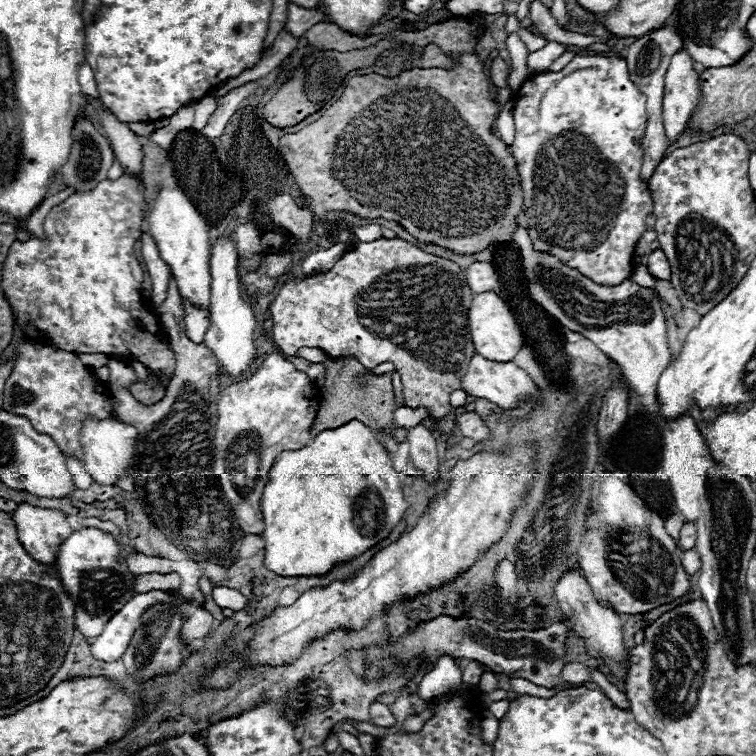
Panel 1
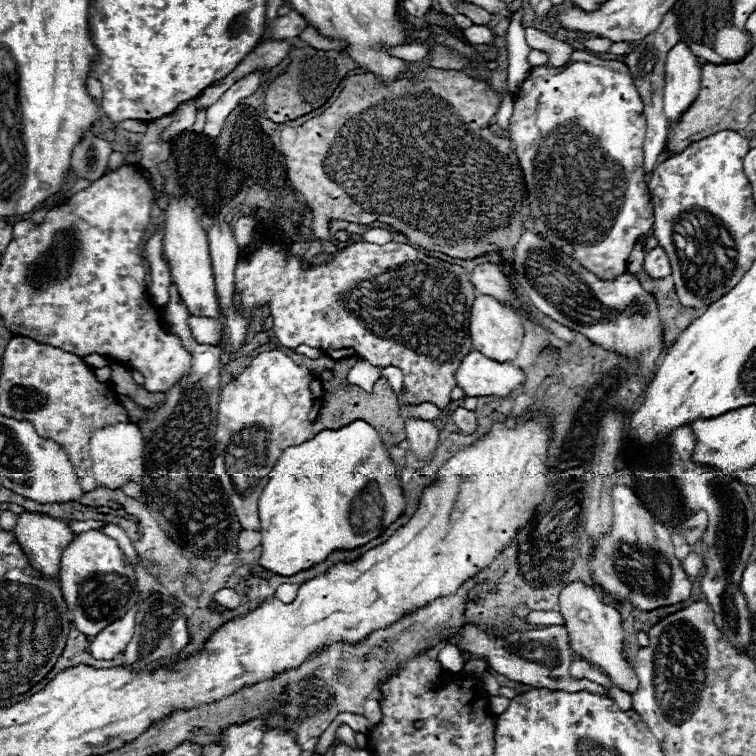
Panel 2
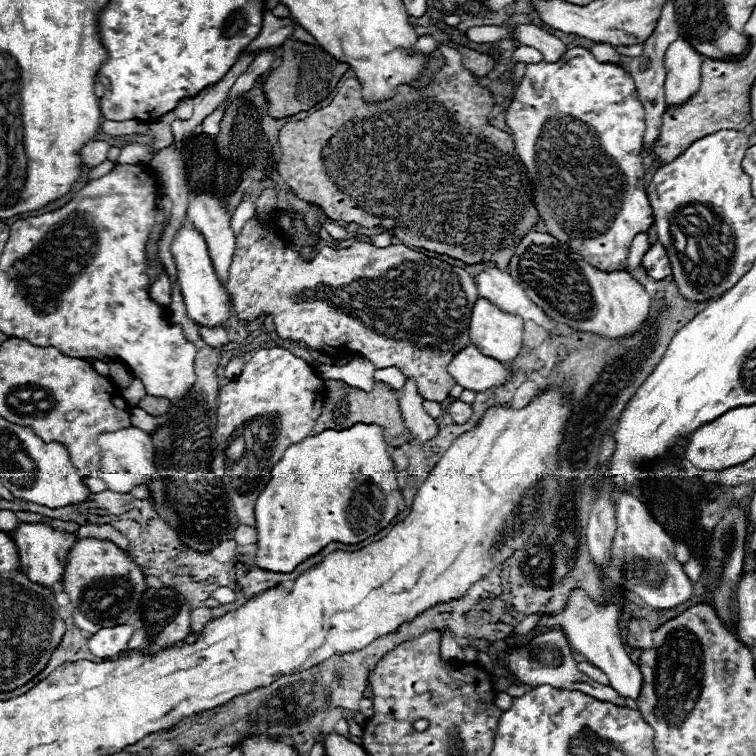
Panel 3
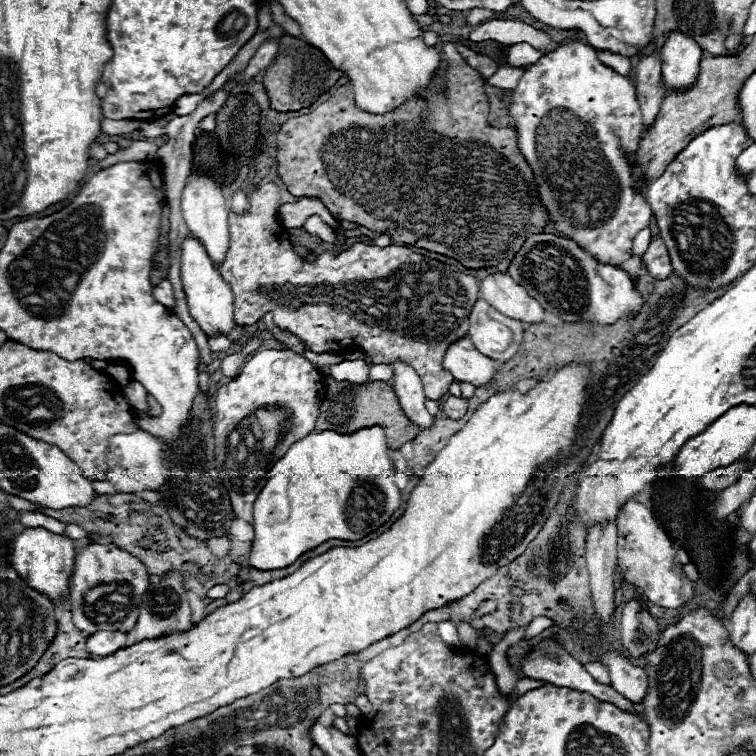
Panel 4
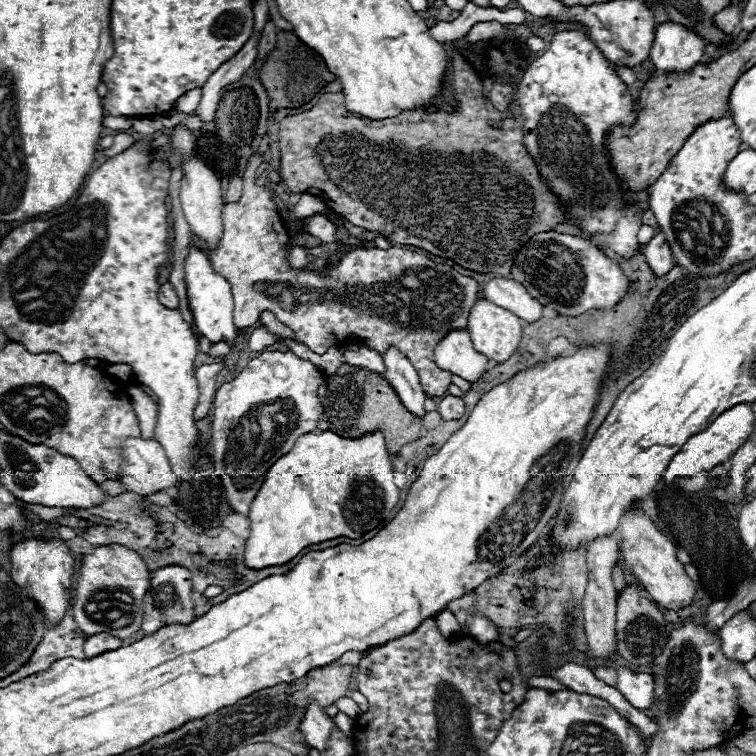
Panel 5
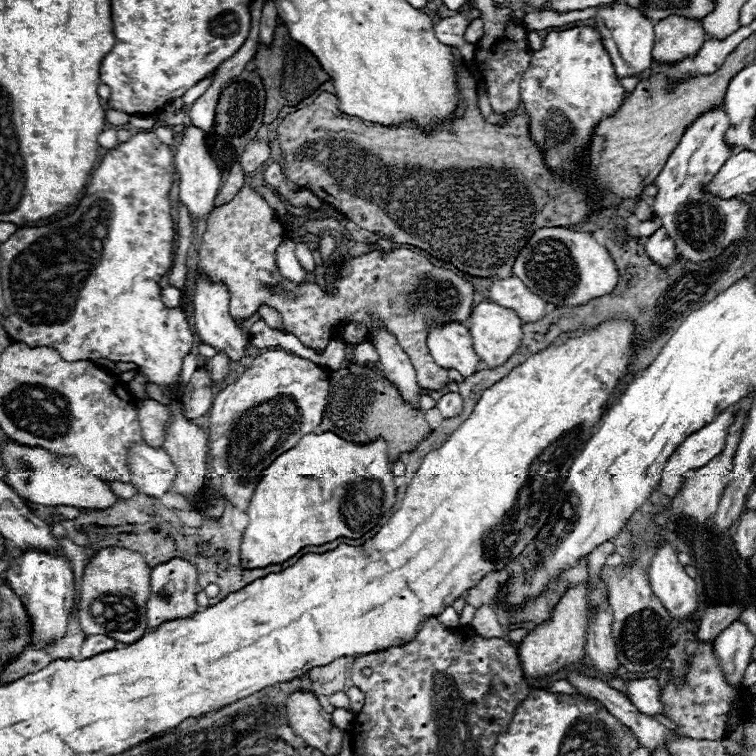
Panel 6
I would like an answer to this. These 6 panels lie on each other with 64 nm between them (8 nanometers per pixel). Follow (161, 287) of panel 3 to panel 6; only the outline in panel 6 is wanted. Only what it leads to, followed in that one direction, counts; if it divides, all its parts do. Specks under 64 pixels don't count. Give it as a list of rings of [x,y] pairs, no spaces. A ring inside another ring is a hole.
[[[166,286],[166,288],[162,288],[160,296],[162,296],[162,304],[168,306],[168,308],[178,308],[180,302],[182,302],[180,292],[178,292],[174,286]]]

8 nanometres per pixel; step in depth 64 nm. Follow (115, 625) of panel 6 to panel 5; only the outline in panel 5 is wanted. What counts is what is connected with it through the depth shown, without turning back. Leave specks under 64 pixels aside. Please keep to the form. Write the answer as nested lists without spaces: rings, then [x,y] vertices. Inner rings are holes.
[[[108,544],[96,546],[92,554],[86,554],[76,578],[76,594],[72,602],[72,616],[82,632],[88,636],[110,632],[122,640],[140,630],[142,624],[142,598],[150,588],[150,572],[144,560],[130,548]]]

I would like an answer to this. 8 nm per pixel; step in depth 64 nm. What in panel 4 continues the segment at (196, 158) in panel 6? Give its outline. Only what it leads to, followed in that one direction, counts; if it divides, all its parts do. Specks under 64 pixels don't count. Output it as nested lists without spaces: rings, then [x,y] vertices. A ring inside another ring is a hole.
[[[192,174],[188,178],[188,184],[186,184],[184,194],[182,194],[182,214],[184,214],[184,220],[188,224],[188,230],[196,238],[200,238],[208,256],[214,260],[214,264],[222,264],[226,260],[226,252],[228,252],[228,246],[230,246],[228,212],[230,212],[230,204],[222,196],[222,190],[214,184],[214,180],[210,176]]]

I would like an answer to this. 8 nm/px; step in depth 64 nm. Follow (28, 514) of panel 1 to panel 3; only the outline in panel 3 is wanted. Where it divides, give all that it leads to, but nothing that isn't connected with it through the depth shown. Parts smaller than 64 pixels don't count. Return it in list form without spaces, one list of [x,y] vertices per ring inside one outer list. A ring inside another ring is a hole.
[[[22,522],[16,528],[14,534],[14,542],[18,546],[18,554],[20,554],[20,564],[22,564],[22,572],[32,580],[38,582],[42,586],[60,586],[62,574],[64,574],[64,562],[66,556],[72,548],[72,544],[76,544],[76,536],[70,532],[62,532],[62,530],[54,530],[50,524],[44,522]]]

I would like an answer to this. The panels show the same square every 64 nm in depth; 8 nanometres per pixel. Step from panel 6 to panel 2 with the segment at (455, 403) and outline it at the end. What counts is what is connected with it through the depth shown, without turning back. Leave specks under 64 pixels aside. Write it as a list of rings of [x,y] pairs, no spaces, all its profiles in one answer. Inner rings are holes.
[[[458,408],[452,414],[452,420],[456,422],[456,426],[464,432],[464,434],[474,434],[478,430],[478,422],[476,422],[476,414],[472,410],[466,408]]]

